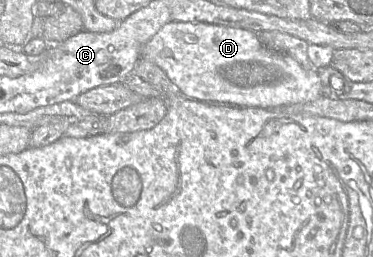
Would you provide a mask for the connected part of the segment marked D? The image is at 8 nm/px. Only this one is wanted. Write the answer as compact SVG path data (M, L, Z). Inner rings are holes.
M170 21L141 49L140 59L154 63L188 98L241 107L281 108L311 102L322 94L319 71L304 69L287 54L273 51L253 31L200 22Z

